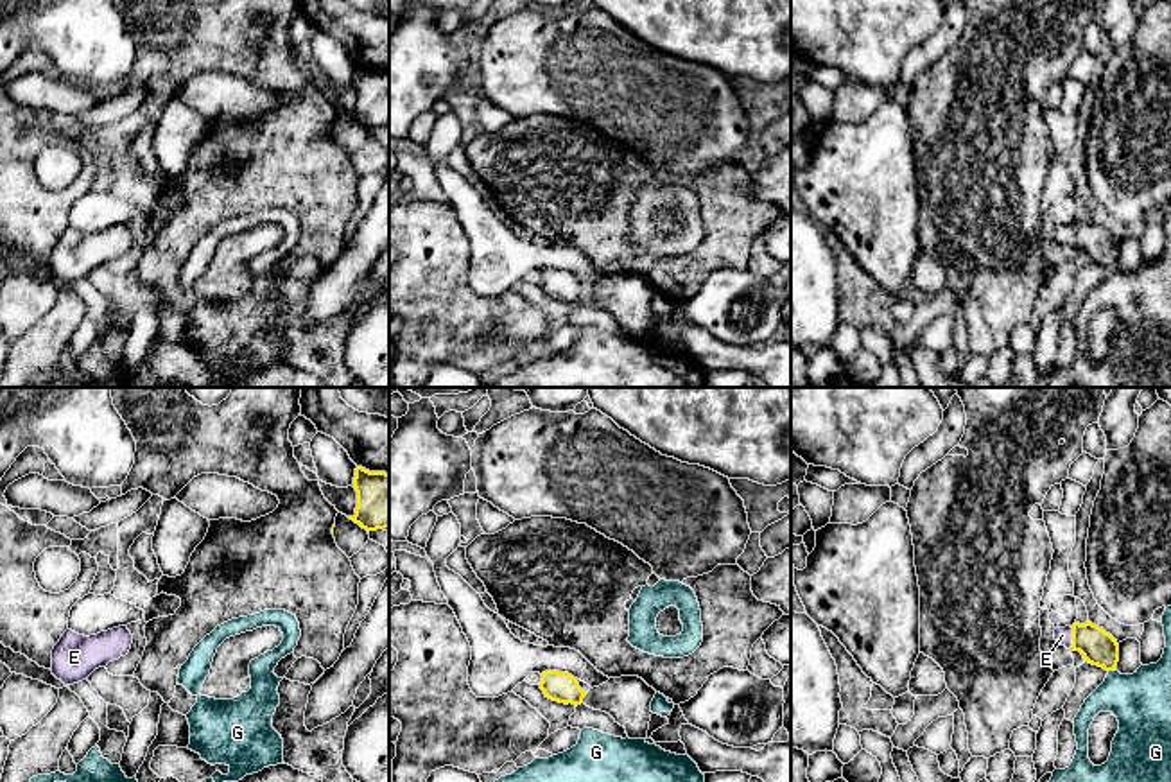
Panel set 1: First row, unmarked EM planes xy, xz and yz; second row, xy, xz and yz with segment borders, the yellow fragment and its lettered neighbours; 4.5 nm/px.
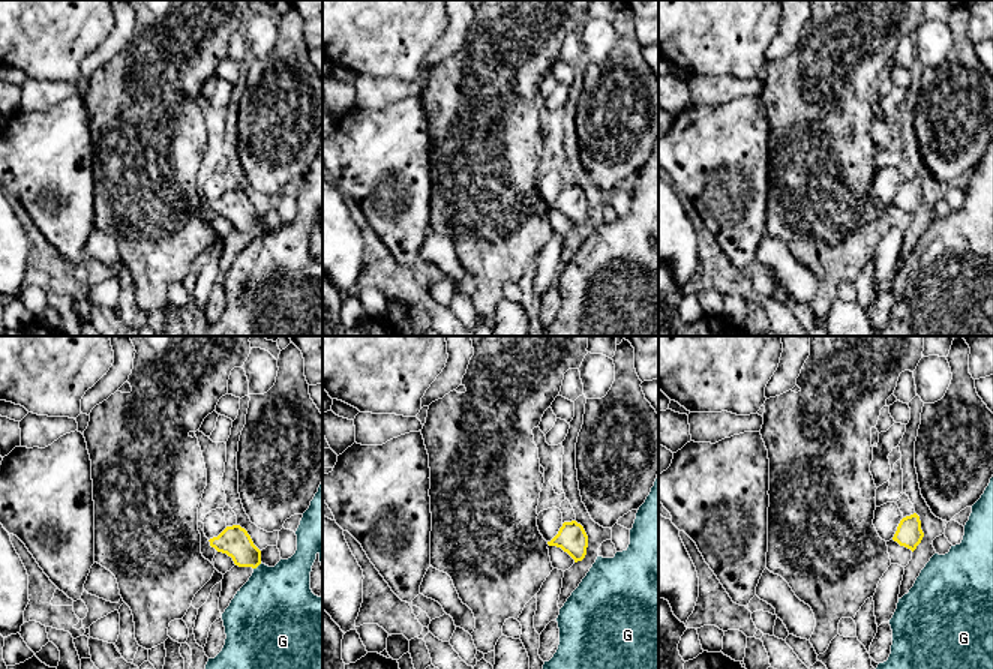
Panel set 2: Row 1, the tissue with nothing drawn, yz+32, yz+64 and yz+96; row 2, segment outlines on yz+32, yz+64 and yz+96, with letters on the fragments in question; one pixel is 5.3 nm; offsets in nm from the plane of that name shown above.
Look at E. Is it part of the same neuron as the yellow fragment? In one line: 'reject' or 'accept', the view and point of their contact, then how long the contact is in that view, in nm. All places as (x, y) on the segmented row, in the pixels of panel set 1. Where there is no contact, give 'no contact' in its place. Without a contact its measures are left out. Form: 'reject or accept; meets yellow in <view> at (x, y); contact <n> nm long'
accept; meets yellow in yz at (1073, 637); contact 100 nm long

